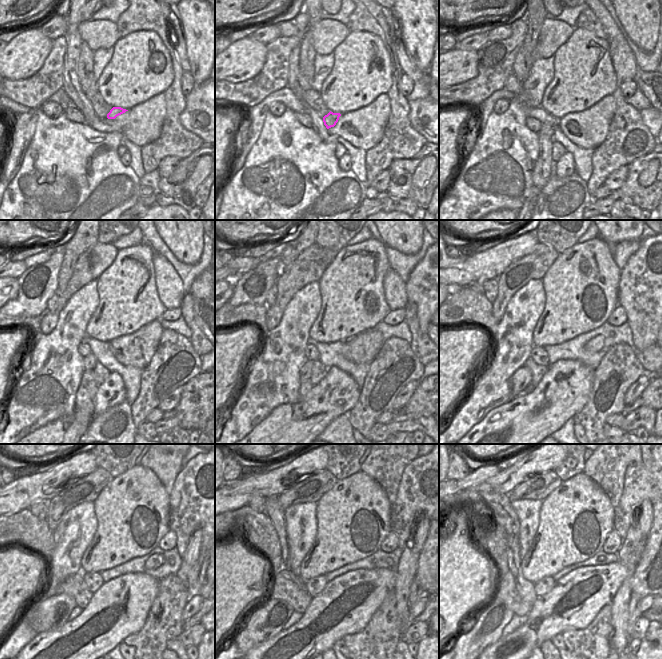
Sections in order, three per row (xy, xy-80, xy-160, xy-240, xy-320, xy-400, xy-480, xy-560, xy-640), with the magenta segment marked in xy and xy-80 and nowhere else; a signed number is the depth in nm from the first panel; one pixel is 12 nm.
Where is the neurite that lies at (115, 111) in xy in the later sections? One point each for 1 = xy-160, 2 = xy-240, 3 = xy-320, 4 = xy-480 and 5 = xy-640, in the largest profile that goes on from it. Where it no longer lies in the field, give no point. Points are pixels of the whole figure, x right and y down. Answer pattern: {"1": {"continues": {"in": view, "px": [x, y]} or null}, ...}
{"1": {"continues": {"in": "xy-160", "px": [547, 130]}}, "2": {"continues": {"in": "xy-240", "px": [89, 361]}}, "3": {"continues": {"in": "xy-320", "px": [305, 372]}}, "4": {"continues": {"in": "xy-480", "px": [52, 613]}}, "5": {"continues": {"in": "xy-640", "px": [486, 628]}}}

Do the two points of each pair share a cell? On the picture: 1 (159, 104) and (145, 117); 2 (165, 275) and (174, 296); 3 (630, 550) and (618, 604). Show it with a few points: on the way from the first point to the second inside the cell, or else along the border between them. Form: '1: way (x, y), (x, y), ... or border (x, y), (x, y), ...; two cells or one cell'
1: way (156, 107), (148, 115); one cell
2: way (167, 280), (170, 291); one cell
3: way (630, 563), (629, 578), (624, 591); one cell

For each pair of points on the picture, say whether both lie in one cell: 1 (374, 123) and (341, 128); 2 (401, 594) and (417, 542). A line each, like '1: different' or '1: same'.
1: same
2: same

